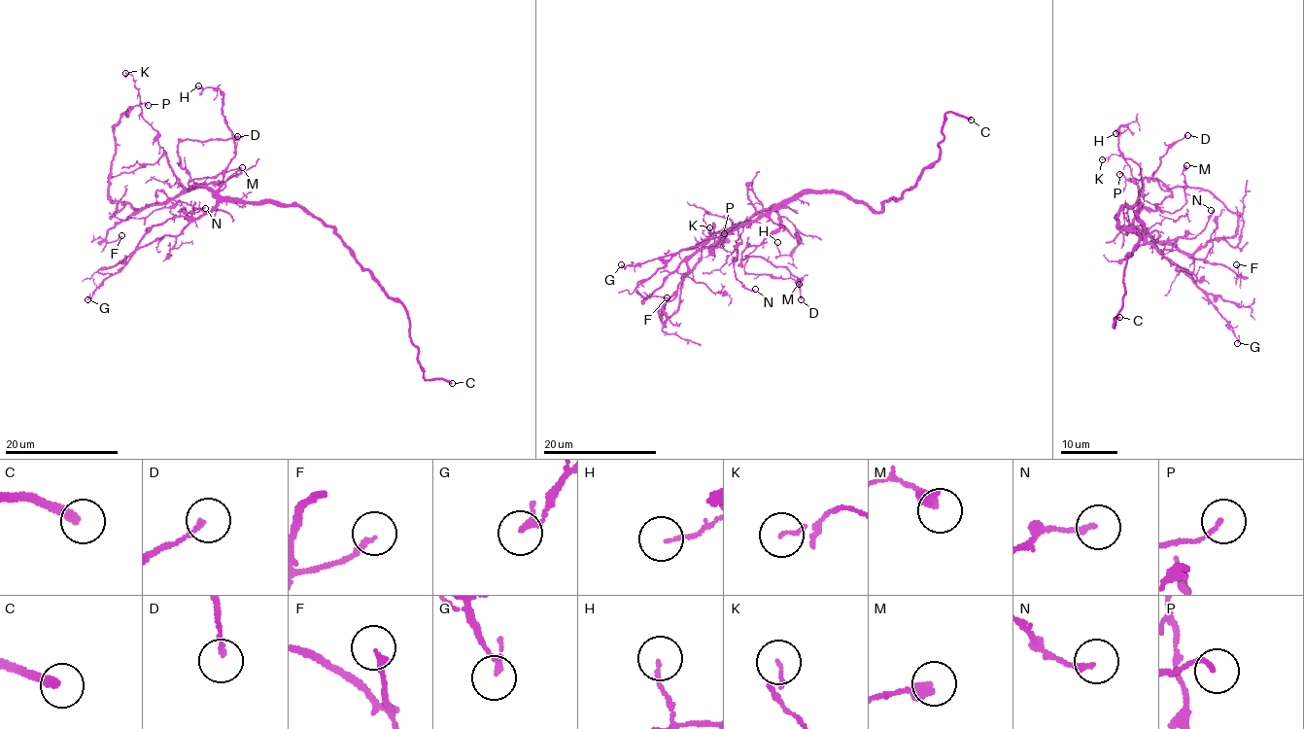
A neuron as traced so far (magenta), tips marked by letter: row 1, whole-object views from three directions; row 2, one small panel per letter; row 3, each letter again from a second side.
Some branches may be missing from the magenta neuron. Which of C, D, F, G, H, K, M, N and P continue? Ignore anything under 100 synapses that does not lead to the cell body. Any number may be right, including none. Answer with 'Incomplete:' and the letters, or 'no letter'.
Incomplete: C

